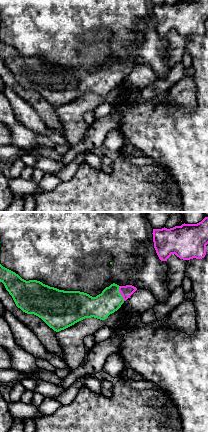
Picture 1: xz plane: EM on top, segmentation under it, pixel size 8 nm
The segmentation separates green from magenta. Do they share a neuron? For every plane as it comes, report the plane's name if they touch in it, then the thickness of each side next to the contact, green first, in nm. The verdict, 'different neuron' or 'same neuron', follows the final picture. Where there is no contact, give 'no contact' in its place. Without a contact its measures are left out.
xz | 190/100 nm

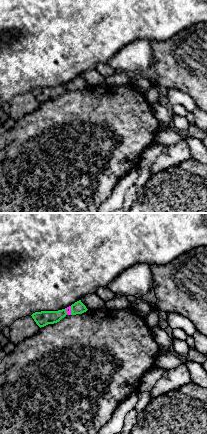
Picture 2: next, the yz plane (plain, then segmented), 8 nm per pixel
yz | 100/50 nm

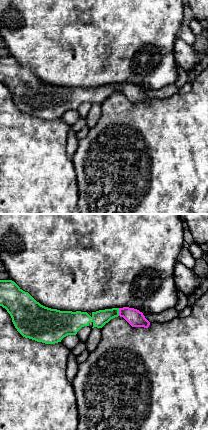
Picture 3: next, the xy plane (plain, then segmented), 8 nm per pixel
xy | 130/140 nm

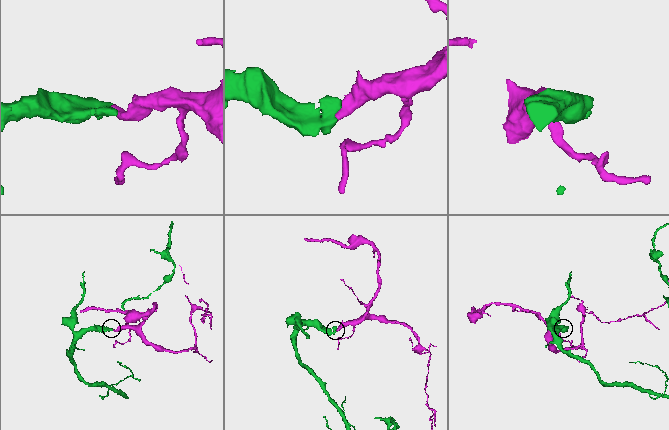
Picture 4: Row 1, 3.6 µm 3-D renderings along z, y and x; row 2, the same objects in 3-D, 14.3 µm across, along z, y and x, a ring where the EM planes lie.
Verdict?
same neuron

